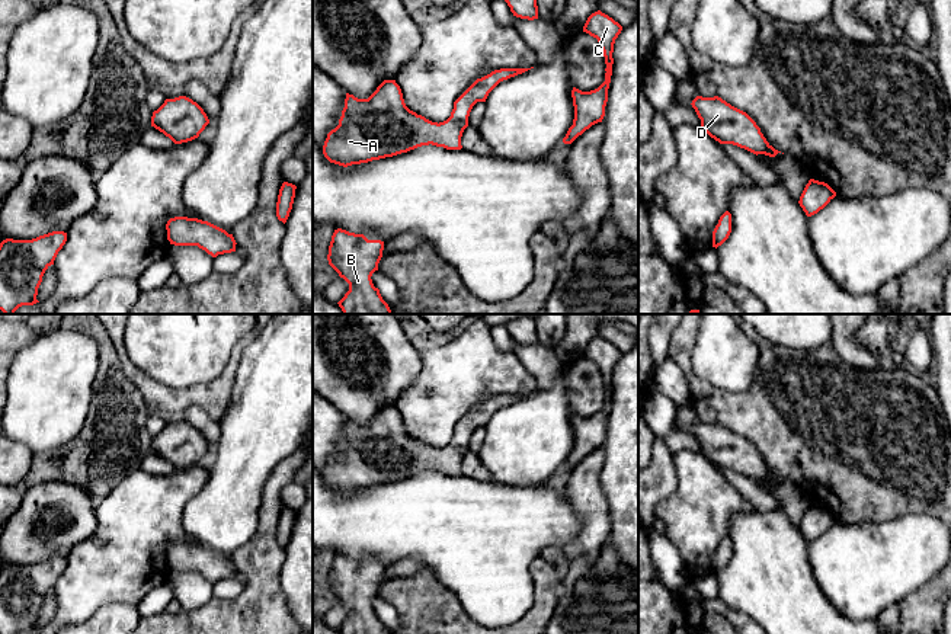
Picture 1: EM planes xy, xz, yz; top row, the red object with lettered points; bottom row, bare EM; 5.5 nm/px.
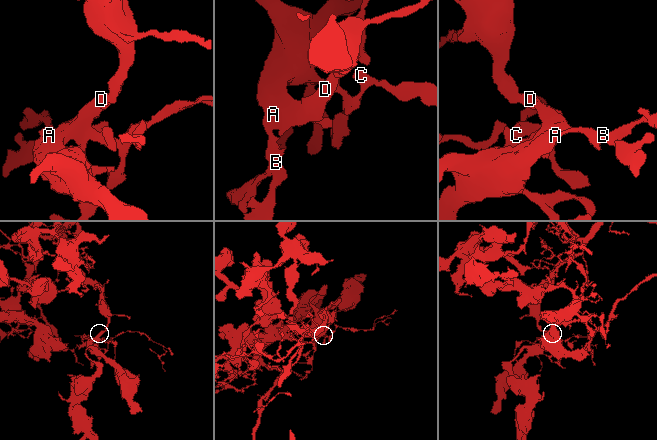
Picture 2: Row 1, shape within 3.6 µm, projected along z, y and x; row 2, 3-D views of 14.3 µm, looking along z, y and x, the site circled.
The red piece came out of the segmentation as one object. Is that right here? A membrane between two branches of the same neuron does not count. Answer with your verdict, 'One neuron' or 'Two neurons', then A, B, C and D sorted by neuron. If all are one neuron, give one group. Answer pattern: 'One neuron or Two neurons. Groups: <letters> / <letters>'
One neuron. Groups: A B C D

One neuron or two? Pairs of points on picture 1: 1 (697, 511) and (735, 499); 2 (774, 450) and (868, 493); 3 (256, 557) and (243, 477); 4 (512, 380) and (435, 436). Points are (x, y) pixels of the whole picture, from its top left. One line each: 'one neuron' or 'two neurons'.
1: one neuron
2: one neuron
3: two neurons
4: one neuron

